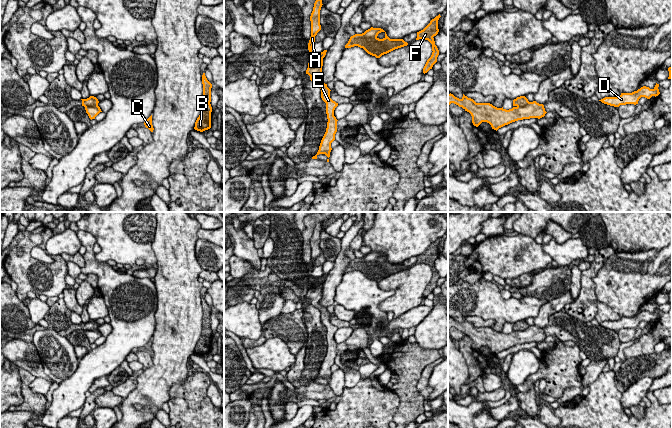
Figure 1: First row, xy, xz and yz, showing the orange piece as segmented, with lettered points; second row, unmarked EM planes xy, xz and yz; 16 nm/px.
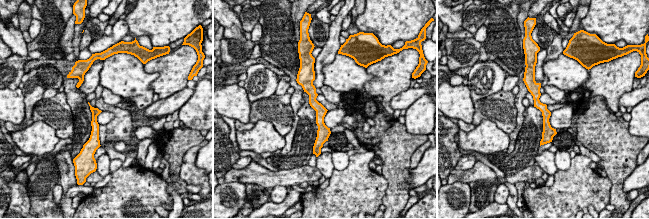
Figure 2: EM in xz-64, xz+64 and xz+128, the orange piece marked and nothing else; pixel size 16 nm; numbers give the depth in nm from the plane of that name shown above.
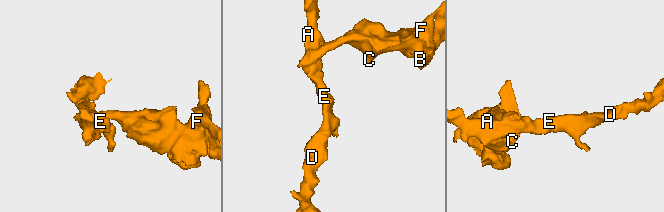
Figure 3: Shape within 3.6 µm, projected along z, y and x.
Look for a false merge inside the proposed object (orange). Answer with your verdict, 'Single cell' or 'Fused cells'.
Fused cells

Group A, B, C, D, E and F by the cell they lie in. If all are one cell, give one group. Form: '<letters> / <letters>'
A D E / B C F

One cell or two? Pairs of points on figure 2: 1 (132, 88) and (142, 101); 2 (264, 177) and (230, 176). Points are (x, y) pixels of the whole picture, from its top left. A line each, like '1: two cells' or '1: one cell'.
1: one cell
2: one cell

